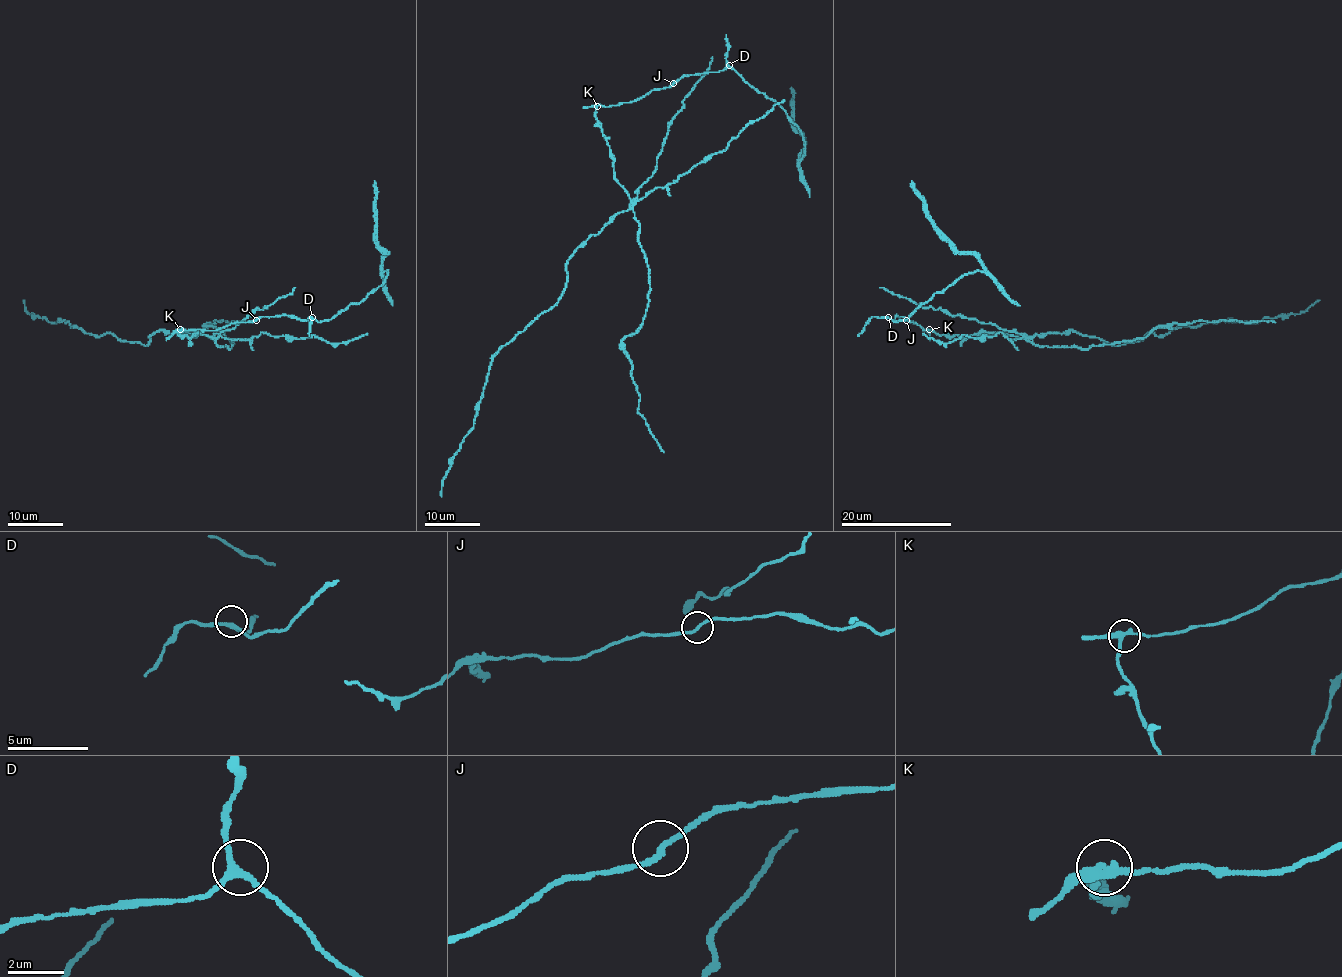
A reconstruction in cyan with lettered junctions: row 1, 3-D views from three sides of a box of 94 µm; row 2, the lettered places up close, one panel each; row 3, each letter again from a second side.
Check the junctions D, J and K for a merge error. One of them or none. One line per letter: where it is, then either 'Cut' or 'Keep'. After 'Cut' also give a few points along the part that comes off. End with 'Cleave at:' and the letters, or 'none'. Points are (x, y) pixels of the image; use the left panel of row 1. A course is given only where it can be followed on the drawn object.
D: Place: (312, 317). Keep
J: Place: (256, 320). Keep
K: Place: (180, 329). Cut. Course of the part to remove: (180, 329), (190, 337), (213, 336), (159, 330), (145, 346), (120, 341), (29, 314), (24, 300)
Cleave at: K

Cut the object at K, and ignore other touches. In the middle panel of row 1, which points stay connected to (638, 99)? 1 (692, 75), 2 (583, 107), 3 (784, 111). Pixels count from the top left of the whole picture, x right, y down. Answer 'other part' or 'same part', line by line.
1: same part
2: same part
3: same part

